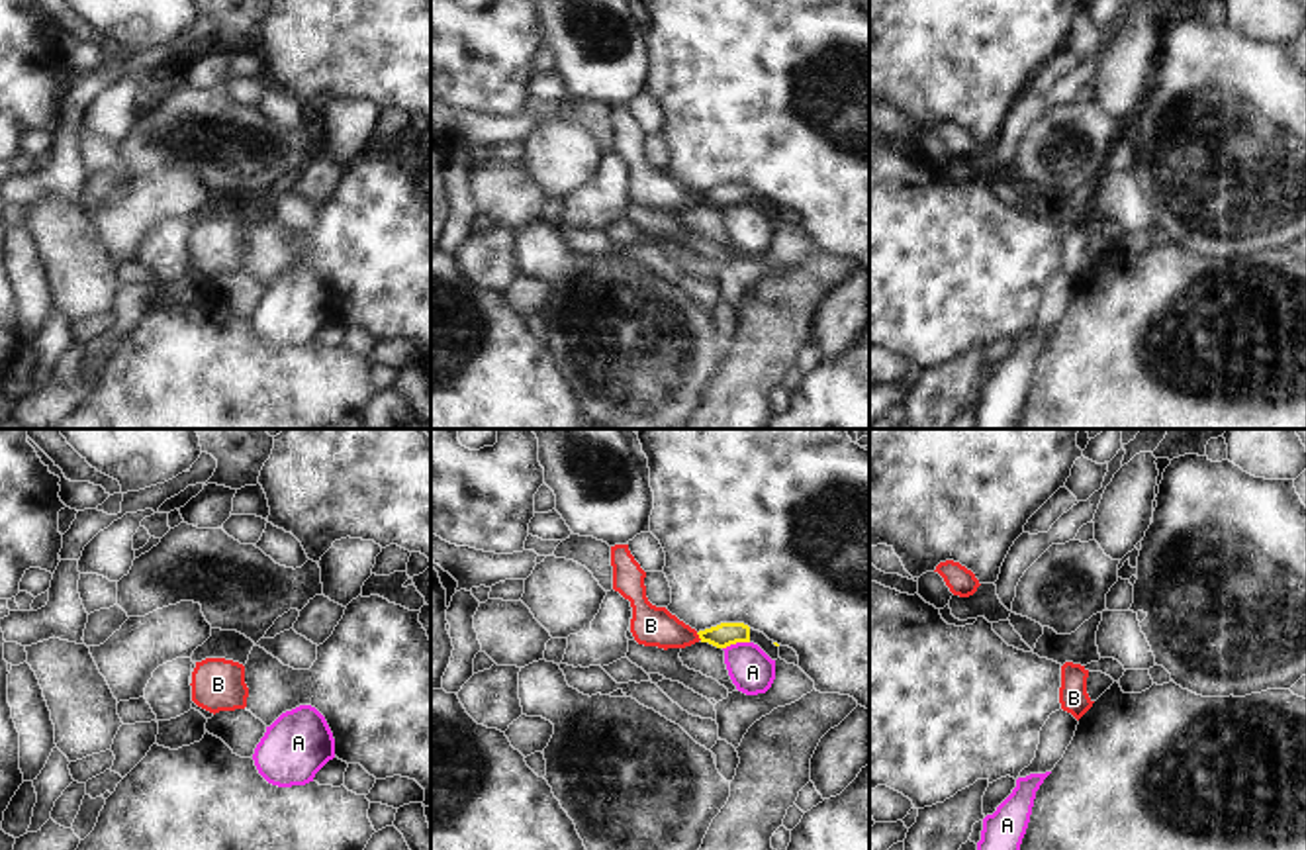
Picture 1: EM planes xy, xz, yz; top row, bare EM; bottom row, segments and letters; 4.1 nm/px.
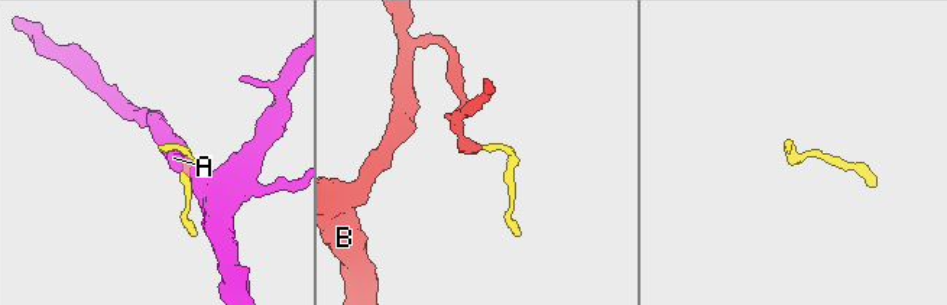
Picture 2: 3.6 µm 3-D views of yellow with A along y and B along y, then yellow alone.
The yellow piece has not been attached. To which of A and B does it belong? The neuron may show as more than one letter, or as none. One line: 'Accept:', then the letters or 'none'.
Accept: B

